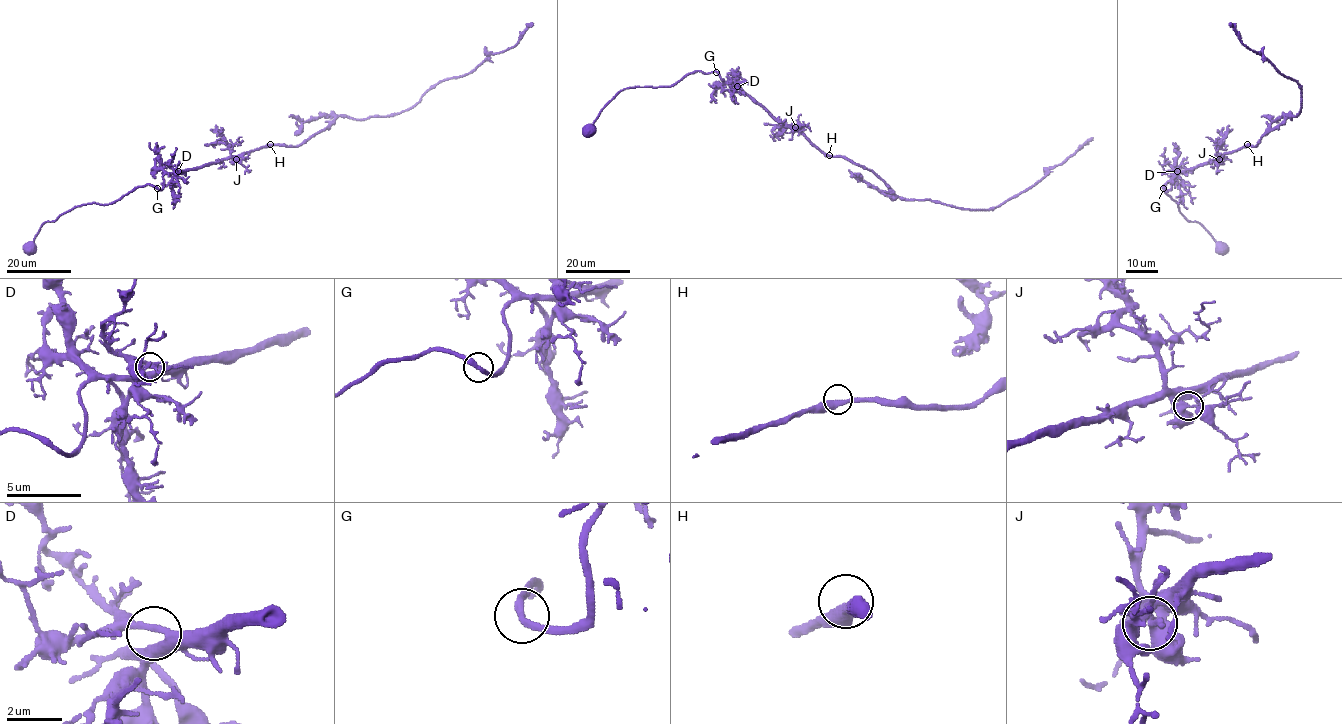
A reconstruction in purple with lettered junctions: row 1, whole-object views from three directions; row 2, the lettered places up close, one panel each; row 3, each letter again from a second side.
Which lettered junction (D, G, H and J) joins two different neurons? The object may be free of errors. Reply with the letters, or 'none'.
none

